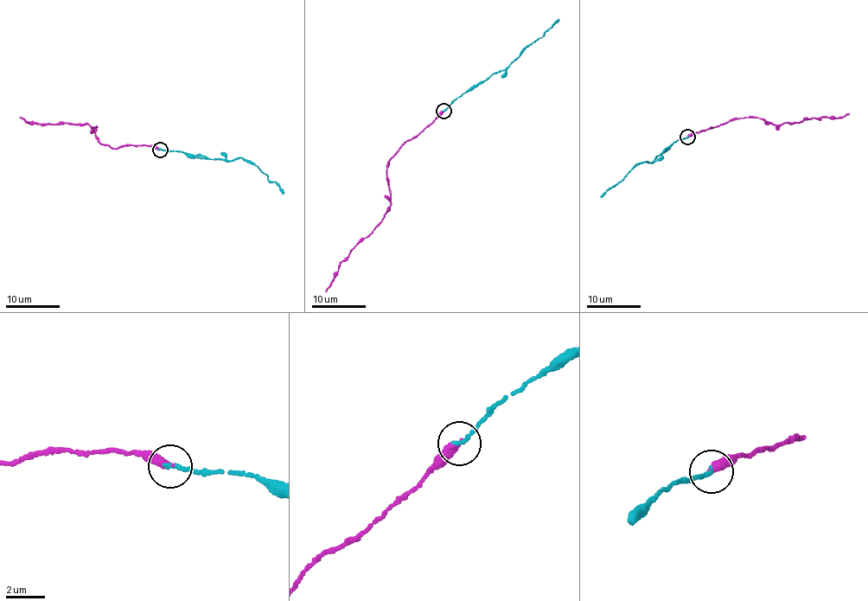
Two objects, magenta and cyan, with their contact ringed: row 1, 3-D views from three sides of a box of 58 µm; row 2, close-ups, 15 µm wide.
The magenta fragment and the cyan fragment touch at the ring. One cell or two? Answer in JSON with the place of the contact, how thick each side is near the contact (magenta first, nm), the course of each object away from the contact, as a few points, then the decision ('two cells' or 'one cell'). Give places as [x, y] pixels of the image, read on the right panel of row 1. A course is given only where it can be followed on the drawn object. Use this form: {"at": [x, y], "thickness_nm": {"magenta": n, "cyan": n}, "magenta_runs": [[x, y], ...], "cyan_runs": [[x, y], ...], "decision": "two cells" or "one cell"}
{"at": [687, 137], "thickness_nm": {"magenta": 400, "cyan": 280}, "magenta_runs": [[688, 137], [738, 118], [758, 117], [777, 124], [797, 123], [805, 118], [838, 118], [849, 113]], "cyan_runs": [[688, 137], [665, 149], [651, 163], [644, 161], [634, 165], [621, 182], [611, 187], [601, 197]], "decision": "one cell"}

